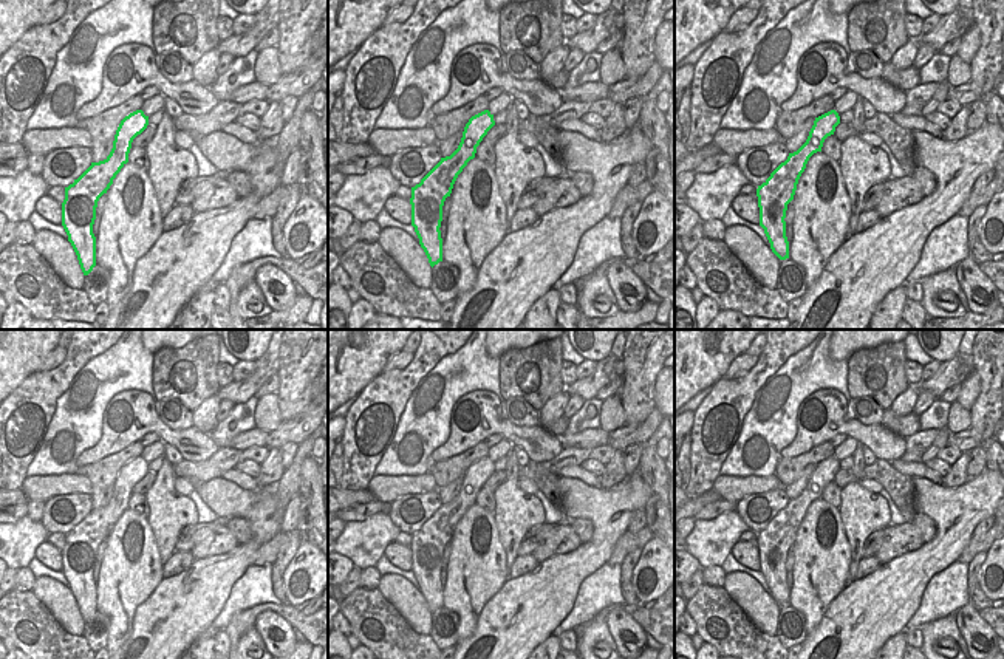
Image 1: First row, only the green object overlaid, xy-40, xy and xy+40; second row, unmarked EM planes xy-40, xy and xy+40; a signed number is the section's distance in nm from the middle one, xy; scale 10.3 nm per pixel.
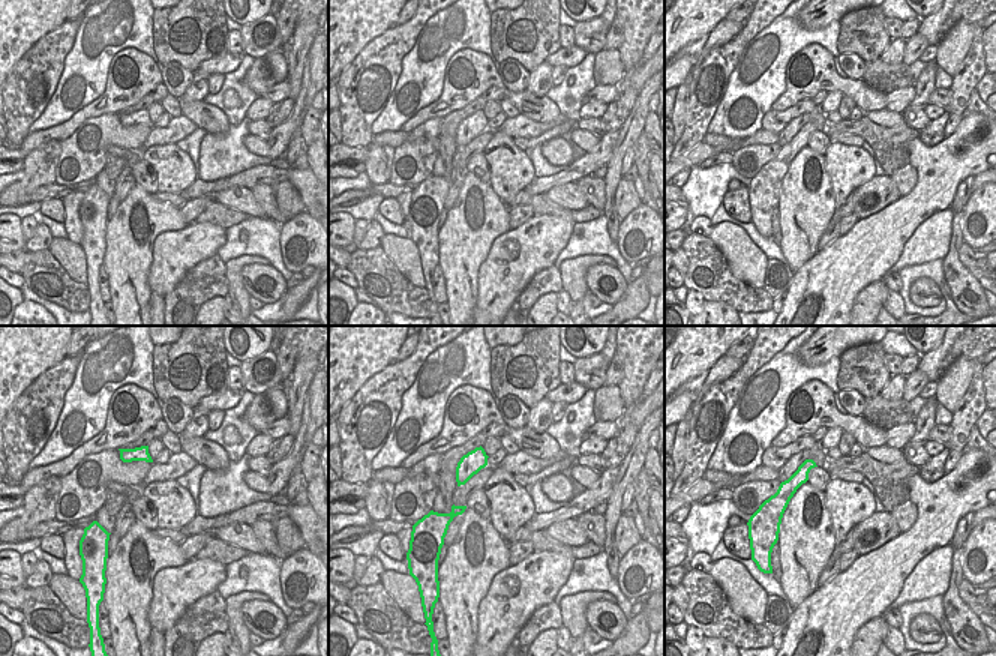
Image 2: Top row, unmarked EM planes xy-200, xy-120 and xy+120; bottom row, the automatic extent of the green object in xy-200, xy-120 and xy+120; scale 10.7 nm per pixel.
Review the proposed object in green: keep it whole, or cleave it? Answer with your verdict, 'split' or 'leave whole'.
leave whole

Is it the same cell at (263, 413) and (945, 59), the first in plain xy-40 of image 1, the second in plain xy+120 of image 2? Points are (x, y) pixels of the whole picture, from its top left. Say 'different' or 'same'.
different

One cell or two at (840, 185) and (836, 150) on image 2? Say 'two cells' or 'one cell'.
one cell

